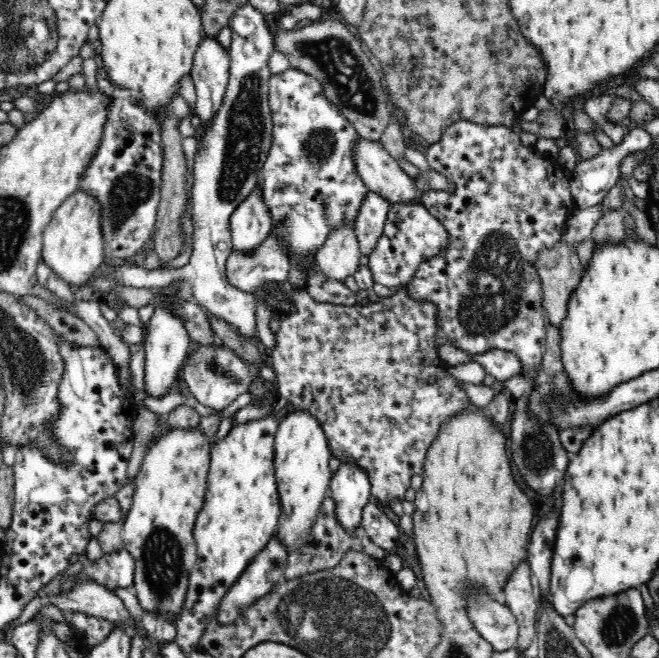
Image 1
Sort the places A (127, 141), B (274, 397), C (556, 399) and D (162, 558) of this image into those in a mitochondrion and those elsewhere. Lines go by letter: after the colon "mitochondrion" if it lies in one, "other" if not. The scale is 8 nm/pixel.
A: other
B: other
C: mitochondrion
D: mitochondrion

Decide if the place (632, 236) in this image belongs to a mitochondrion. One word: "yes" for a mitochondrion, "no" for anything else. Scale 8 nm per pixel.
no

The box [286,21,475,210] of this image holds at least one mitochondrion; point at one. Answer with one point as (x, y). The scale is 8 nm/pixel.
(332, 54)

